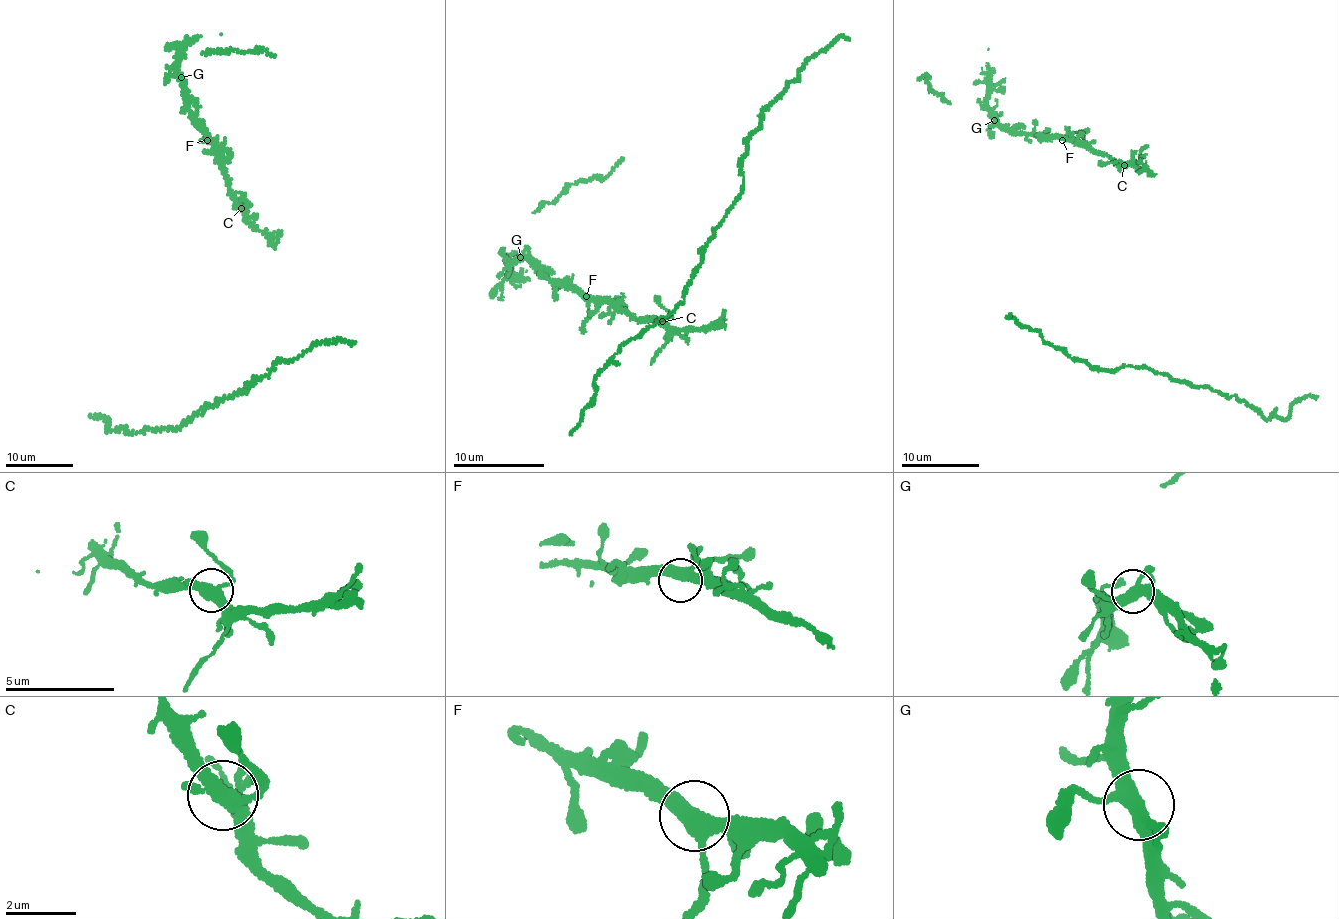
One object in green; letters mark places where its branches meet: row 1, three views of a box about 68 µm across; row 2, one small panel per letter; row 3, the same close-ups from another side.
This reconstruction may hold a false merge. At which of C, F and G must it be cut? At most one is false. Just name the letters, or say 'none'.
none

